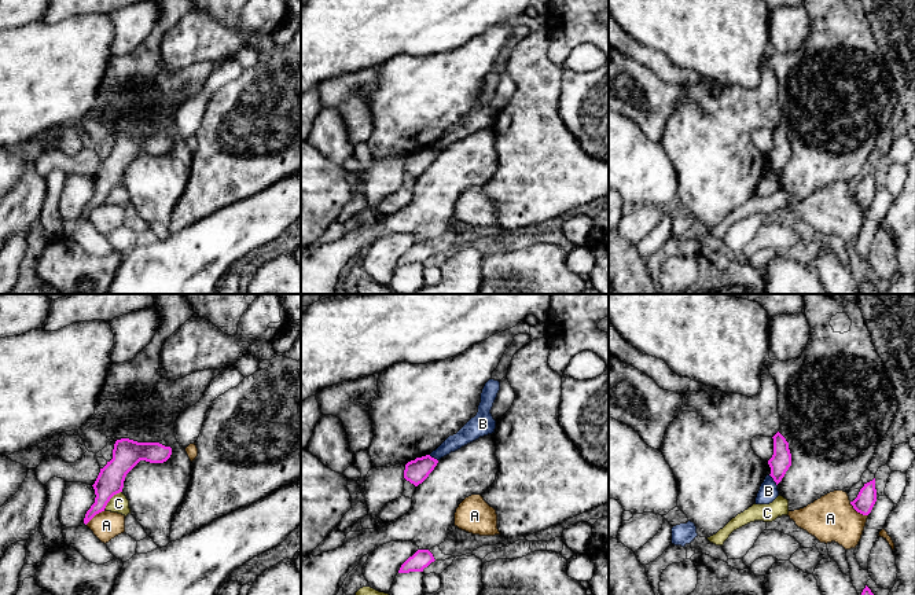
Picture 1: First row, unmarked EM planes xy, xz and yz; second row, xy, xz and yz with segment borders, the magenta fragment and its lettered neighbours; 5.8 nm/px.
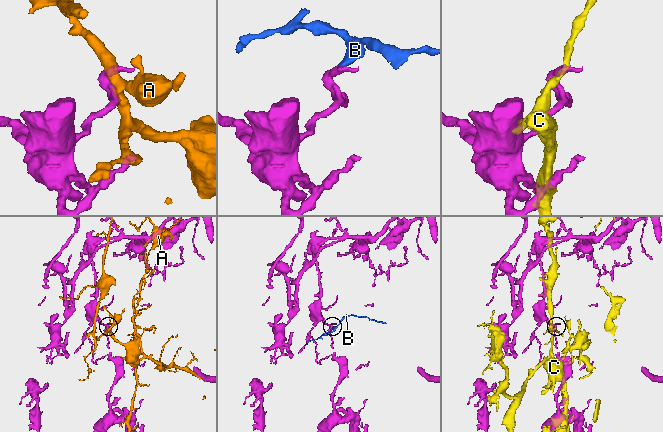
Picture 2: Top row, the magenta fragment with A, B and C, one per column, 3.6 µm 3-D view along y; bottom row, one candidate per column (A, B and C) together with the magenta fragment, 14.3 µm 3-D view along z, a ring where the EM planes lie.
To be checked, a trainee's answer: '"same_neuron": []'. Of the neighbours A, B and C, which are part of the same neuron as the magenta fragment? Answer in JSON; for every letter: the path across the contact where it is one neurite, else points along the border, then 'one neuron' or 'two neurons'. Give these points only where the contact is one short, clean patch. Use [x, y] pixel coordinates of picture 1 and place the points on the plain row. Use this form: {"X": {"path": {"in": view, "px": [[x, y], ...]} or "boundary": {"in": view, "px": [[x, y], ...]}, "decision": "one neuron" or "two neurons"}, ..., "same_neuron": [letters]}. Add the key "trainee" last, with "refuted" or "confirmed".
{"A": {"decision": "two neurons"}, "B": {"boundary": {"in": "yz", "px": [[770, 166], [776, 177]]}, "decision": "two neurons"}, "C": {"decision": "two neurons"}, "same_neuron": [], "trainee": "confirmed"}

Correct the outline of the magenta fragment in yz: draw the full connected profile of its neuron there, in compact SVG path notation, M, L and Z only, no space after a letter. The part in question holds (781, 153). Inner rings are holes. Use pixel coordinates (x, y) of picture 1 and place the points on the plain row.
M779 124L772 131L773 131L773 147L768 153L768 157L771 159L769 168L778 177L784 169L789 159L791 158L791 146L789 142L789 135Z

